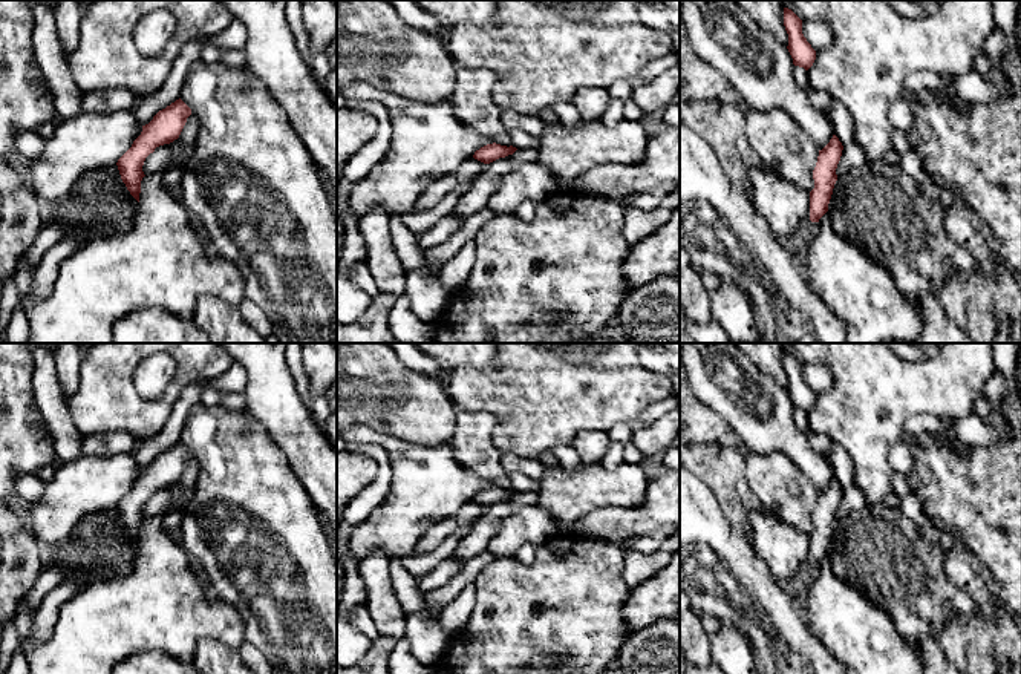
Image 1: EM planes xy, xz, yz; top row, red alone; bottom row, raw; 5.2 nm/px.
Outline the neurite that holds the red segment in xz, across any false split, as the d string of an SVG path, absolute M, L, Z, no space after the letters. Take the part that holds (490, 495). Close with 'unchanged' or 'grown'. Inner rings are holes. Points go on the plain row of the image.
M487 487L484 490L481 490L479 493L475 495L473 501L484 506L484 507L490 507L499 501L505 501L508 498L513 498L517 492L510 489L501 489L501 487Z; unchanged

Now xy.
M179 441L159 453L153 463L142 469L141 478L132 490L118 502L116 509L130 538L139 545L141 524L145 519L142 509L156 490L170 487L179 481L191 452Z; unchanged

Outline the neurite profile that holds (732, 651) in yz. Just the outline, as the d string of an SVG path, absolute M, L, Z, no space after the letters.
M729 623L710 636L710 653L724 674L759 674L752 642Z

